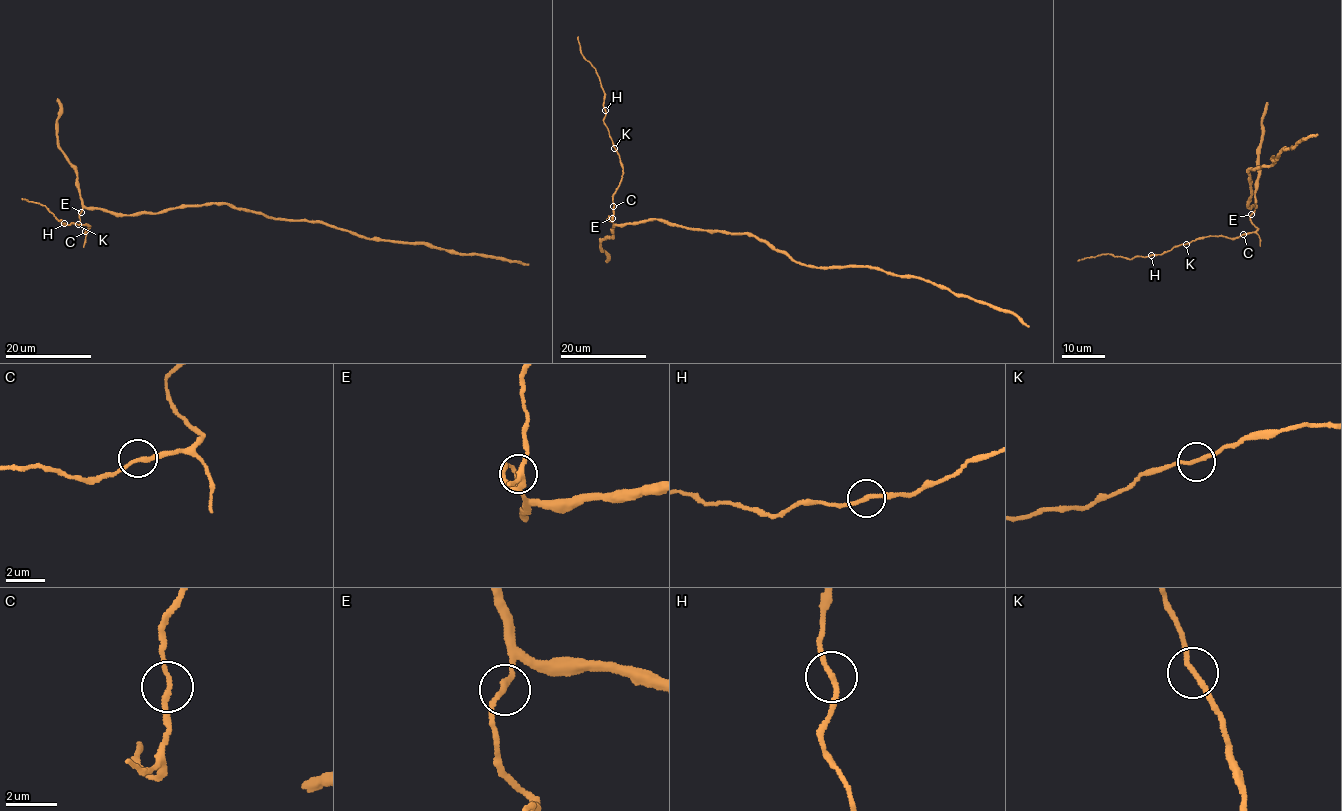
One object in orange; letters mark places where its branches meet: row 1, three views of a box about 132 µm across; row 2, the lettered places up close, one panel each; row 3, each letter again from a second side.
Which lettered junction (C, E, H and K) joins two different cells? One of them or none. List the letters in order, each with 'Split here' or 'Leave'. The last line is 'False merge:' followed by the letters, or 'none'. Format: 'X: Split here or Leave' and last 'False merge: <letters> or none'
C: Leave
E: Leave
H: Leave
K: Leave
False merge: none

